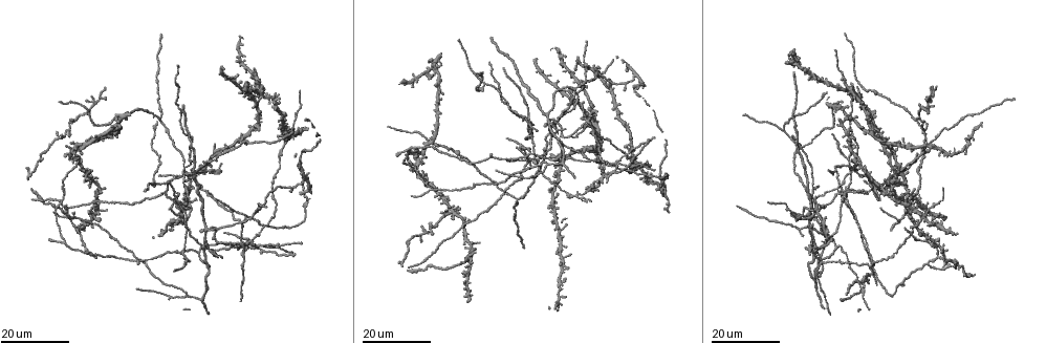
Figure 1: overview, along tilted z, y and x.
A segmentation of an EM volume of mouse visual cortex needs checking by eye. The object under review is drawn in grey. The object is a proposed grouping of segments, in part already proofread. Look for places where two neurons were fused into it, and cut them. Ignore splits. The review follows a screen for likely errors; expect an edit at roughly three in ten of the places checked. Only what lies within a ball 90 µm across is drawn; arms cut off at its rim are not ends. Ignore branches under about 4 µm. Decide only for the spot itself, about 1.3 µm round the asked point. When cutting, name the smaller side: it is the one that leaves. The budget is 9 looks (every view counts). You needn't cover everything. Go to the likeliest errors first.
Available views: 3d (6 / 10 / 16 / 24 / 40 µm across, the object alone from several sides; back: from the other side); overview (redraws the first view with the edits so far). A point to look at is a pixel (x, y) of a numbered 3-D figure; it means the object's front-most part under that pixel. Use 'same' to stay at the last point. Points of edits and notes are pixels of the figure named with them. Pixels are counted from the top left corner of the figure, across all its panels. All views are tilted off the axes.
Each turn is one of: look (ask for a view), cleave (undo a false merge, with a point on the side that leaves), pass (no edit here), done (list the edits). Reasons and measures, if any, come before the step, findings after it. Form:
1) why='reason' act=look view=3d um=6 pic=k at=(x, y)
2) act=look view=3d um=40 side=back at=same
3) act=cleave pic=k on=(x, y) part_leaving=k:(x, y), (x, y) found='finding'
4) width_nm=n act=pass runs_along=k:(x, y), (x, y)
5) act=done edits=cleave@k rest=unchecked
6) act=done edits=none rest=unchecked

why='small branch off a trunk' act=look view=3d um=24 pic=1 at=(242, 257)

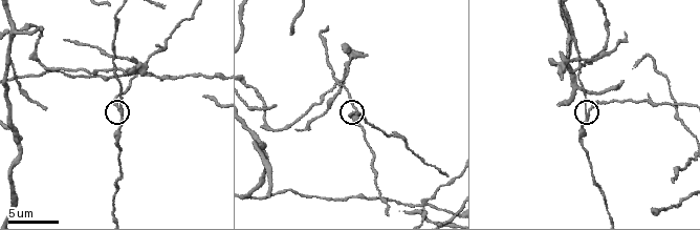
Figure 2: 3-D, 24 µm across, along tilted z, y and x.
why='zoom in' act=look view=3d um=6 pic=2 at=(356, 109)

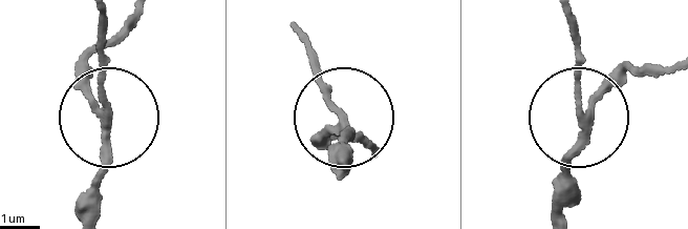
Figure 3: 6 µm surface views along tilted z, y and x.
act=pass runs_along=3:(371, 147), (327, 126), (346, 121), (341, 139), (350, 161) found='all the same neuron'

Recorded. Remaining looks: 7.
why='three-way junction' act=look view=3d um=16 pic=1 at=(812, 201)

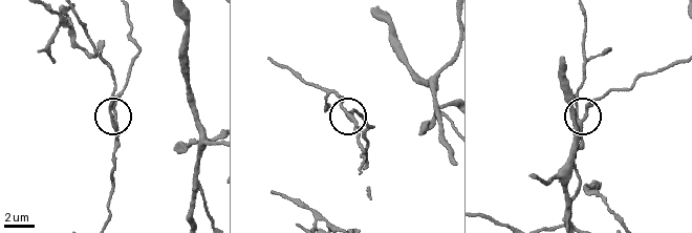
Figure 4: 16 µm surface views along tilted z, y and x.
why='zoom in' act=look view=3d um=6 pic=4 at=(114, 112)

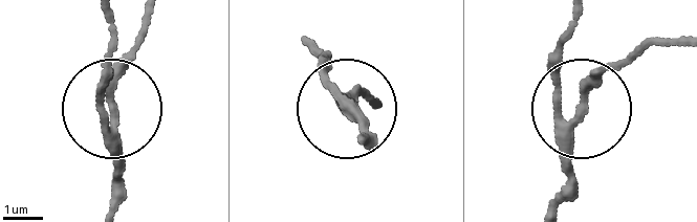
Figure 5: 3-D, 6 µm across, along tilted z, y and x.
arms=3 act=pass runs_along=5:(112, 207), (114, 113), (97, 92), (108, 50) found='continuous, no second neuron'

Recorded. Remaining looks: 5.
why='arms part here' act=look view=3d um=24 pic=1 at=(204, 240)

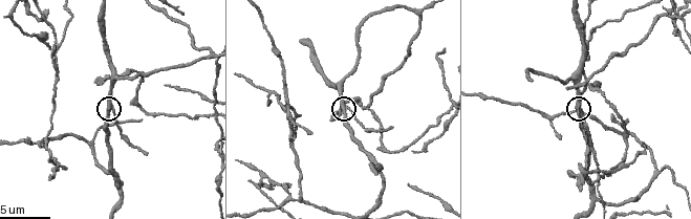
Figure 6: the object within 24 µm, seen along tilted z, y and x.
act=look view=3d um=6 pic=6 at=(348, 108)

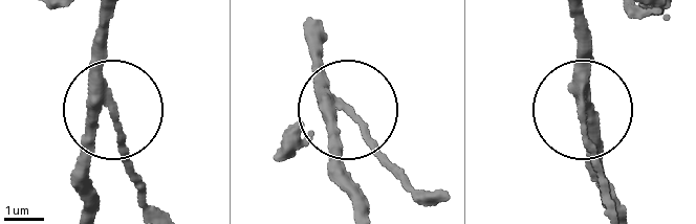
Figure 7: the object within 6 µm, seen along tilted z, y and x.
act=cleave pic=7 on=(120, 135) part_leaving=7:(101, 90), (151, 209) found='two neurons meet here'

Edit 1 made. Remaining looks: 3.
why='three arms meet' act=look view=3d um=16 pic=1 at=(563, 165)

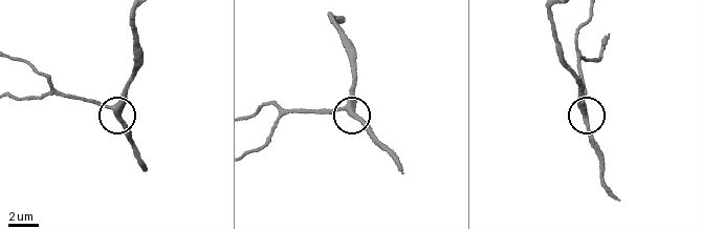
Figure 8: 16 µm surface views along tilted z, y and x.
act=look view=3d um=10 pic=8 at=(346, 110)

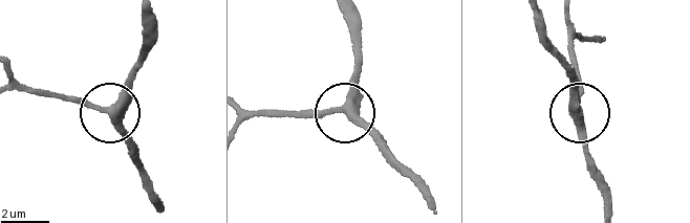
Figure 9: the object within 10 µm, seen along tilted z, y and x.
width_nm=340 act=pass runs_along=9:(347, 13), (359, 67), (346, 112), (379, 133) found='one neuron here'

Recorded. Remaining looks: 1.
act=look view=3d um=10 pic=6 at=(47, 138)

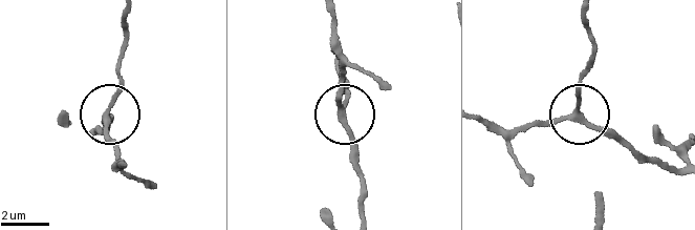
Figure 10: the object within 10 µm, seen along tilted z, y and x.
side_arm_um=25 arms=3 act=pass found='one neuron here'

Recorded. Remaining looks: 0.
act=done edits=cleave@7 rest=unchecked

